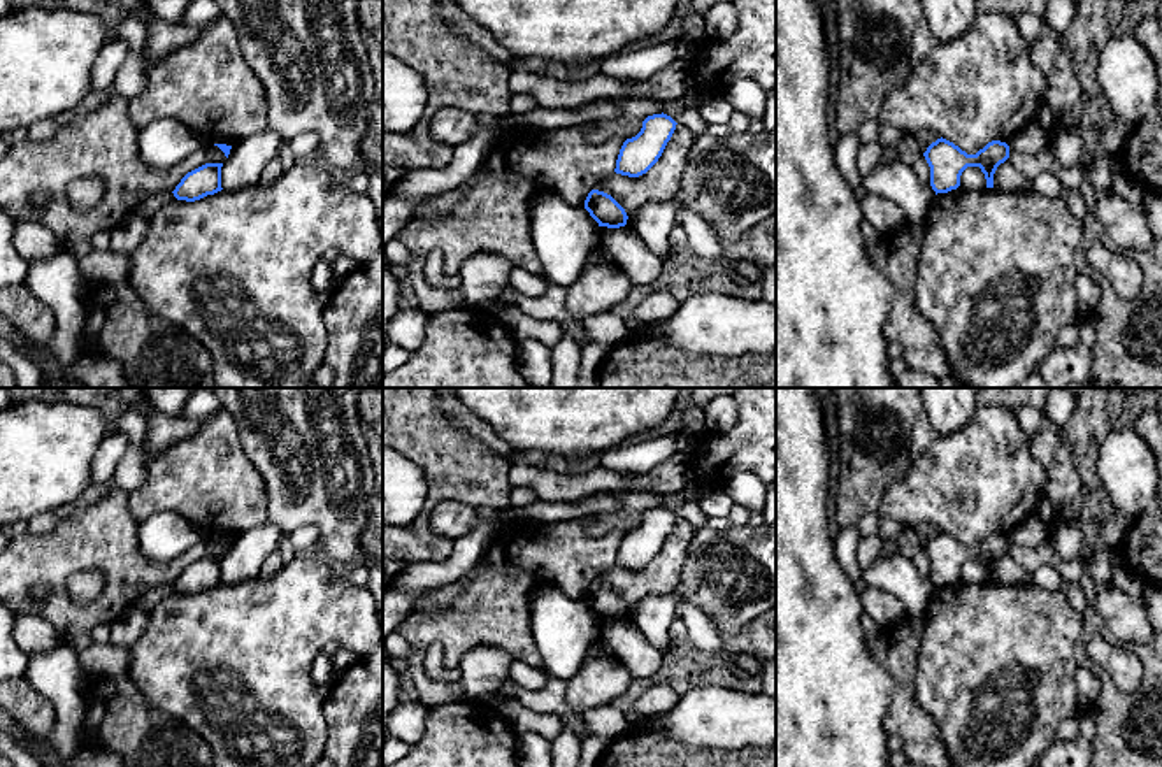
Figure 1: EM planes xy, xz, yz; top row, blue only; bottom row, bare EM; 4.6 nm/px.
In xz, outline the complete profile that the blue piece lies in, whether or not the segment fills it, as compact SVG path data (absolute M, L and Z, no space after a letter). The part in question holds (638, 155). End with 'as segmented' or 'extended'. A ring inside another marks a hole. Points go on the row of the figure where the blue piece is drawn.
M663 112L648 116L642 121L641 132L623 142L614 172L628 177L646 174L662 156L676 125L678 123Z; as segmented

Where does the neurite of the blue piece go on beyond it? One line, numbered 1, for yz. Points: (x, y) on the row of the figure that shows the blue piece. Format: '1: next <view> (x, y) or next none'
1: next none

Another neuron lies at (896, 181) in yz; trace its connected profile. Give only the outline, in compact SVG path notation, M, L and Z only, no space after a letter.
M899 158L890 163L879 163L874 172L862 177L867 193L879 195L897 204L907 223L923 225L930 202L936 197L930 183L916 177L911 165Z

